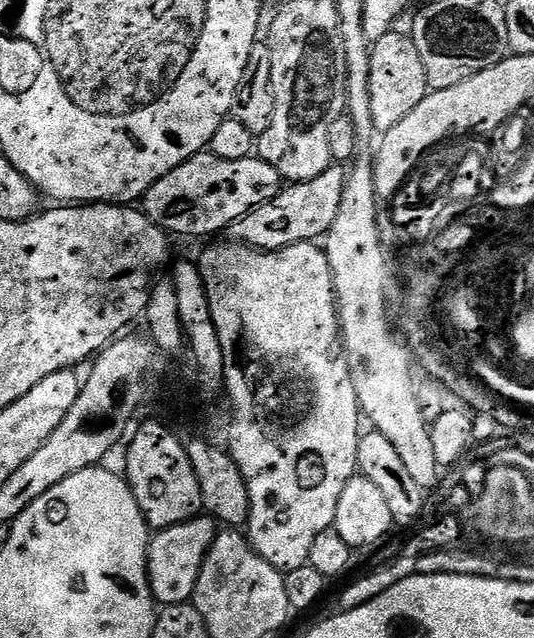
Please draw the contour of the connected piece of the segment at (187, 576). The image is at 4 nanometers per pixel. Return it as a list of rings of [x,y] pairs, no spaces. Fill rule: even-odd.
[[[201,514],[181,524],[161,528],[149,539],[148,581],[157,605],[187,604],[191,601],[204,559],[216,543],[217,535],[217,521],[211,515]]]

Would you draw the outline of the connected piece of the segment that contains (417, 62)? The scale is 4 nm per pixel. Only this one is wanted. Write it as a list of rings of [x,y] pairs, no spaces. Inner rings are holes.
[[[389,30],[382,38],[371,45],[370,58],[370,111],[374,114],[373,129],[383,134],[398,126],[418,102],[422,102],[430,89],[426,82],[426,66],[422,66],[422,58],[418,54],[418,46],[414,46],[411,35],[404,36],[397,30]]]

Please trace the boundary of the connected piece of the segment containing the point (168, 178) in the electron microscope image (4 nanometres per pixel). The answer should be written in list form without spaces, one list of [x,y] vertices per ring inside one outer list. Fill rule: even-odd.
[[[205,150],[158,178],[144,195],[142,211],[173,237],[212,236],[231,224],[233,227],[246,213],[273,200],[281,187],[278,170],[255,155],[230,162]]]

